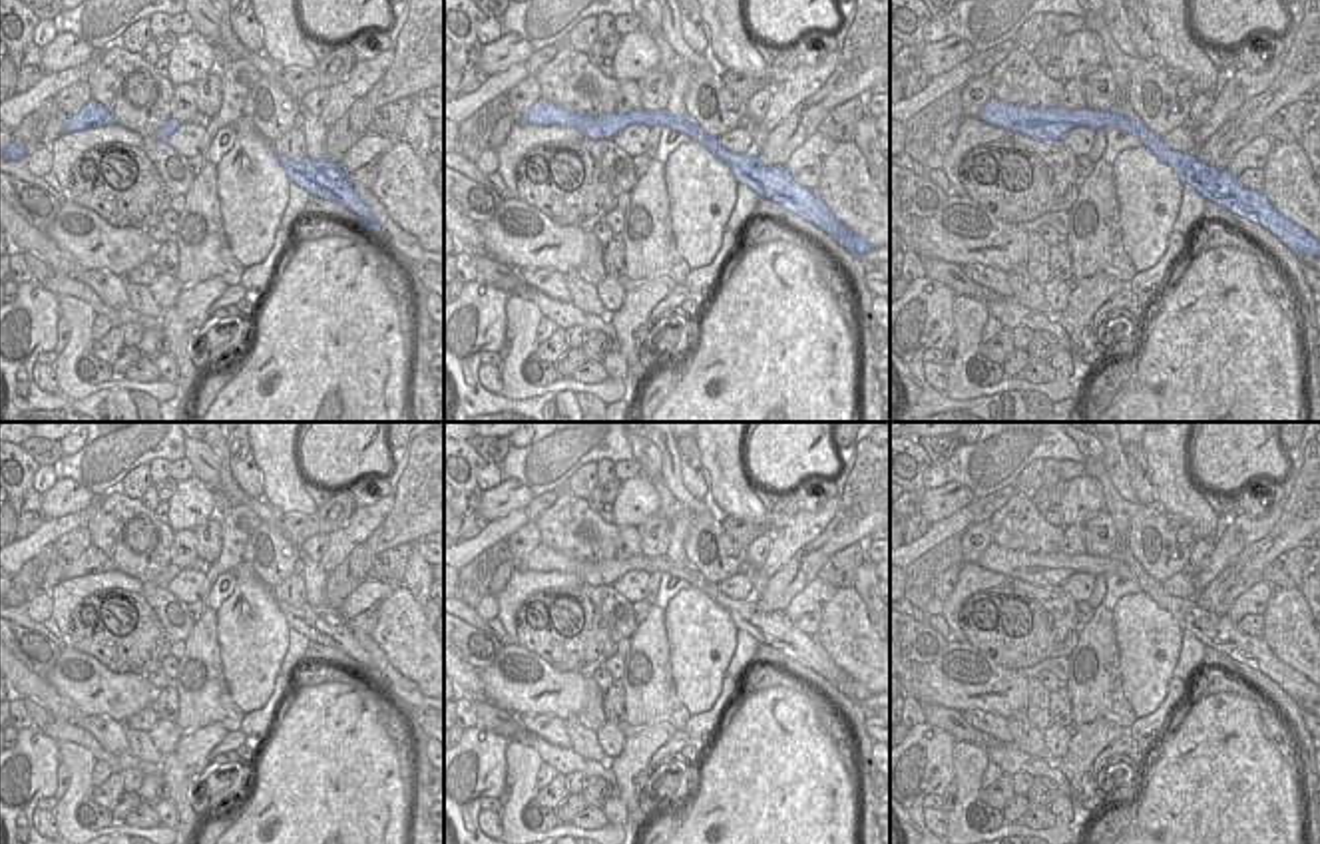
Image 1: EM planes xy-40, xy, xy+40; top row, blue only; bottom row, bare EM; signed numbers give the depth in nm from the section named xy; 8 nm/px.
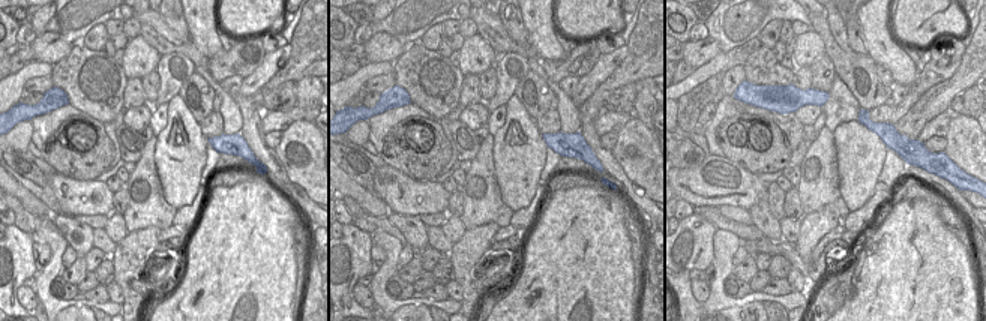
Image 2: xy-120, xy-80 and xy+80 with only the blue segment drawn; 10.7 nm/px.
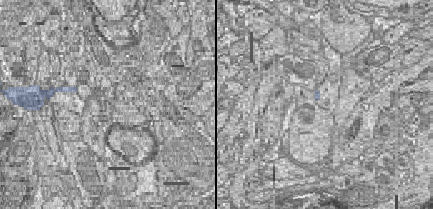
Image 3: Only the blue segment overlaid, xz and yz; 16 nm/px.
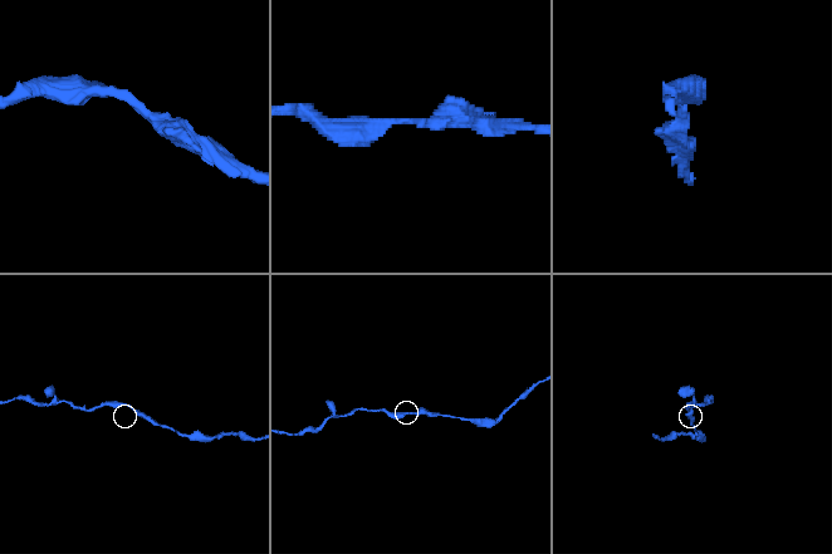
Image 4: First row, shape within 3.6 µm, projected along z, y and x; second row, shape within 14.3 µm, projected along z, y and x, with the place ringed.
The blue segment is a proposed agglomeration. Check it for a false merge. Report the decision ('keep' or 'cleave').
keep

